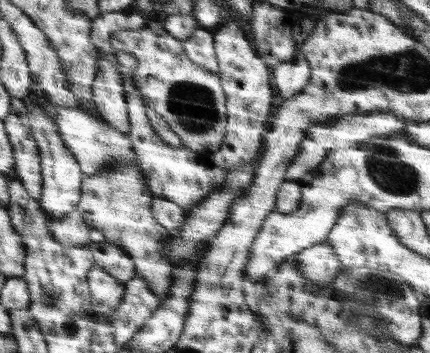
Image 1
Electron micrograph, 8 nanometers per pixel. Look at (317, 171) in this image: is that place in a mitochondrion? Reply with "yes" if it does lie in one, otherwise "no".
no

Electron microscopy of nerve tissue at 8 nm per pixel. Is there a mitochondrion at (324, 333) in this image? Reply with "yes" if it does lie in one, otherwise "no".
yes

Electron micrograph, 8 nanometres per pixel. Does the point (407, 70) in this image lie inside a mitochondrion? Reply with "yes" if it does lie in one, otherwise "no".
yes

